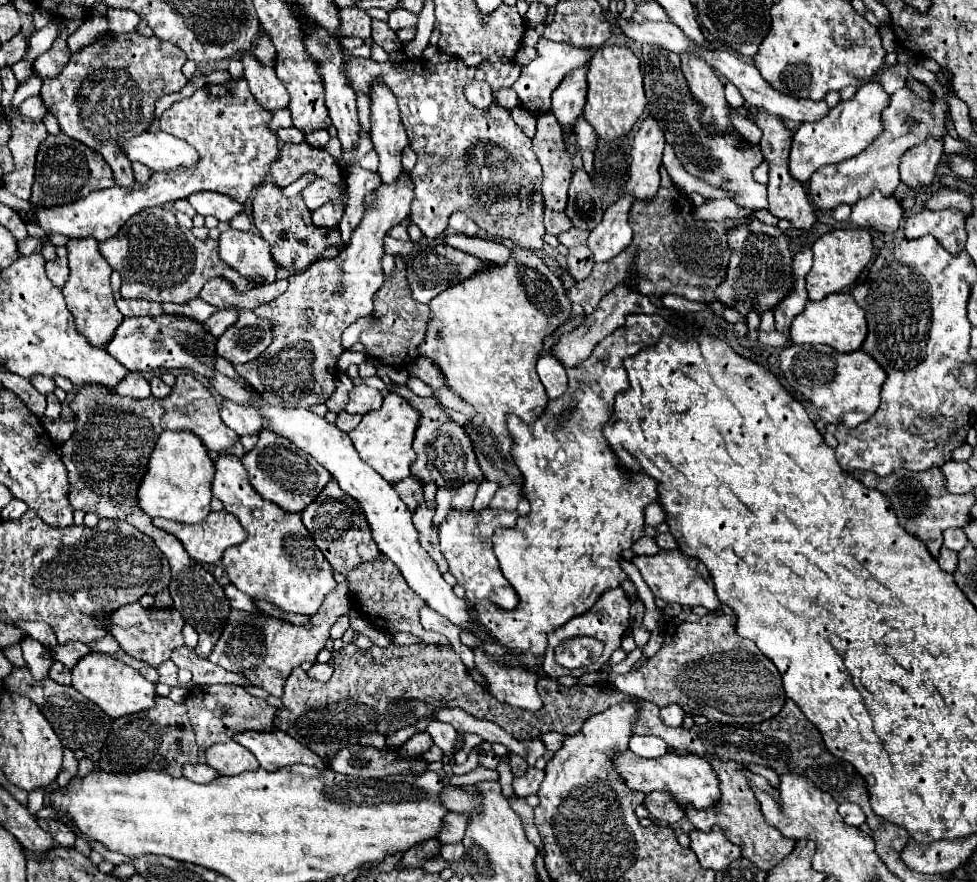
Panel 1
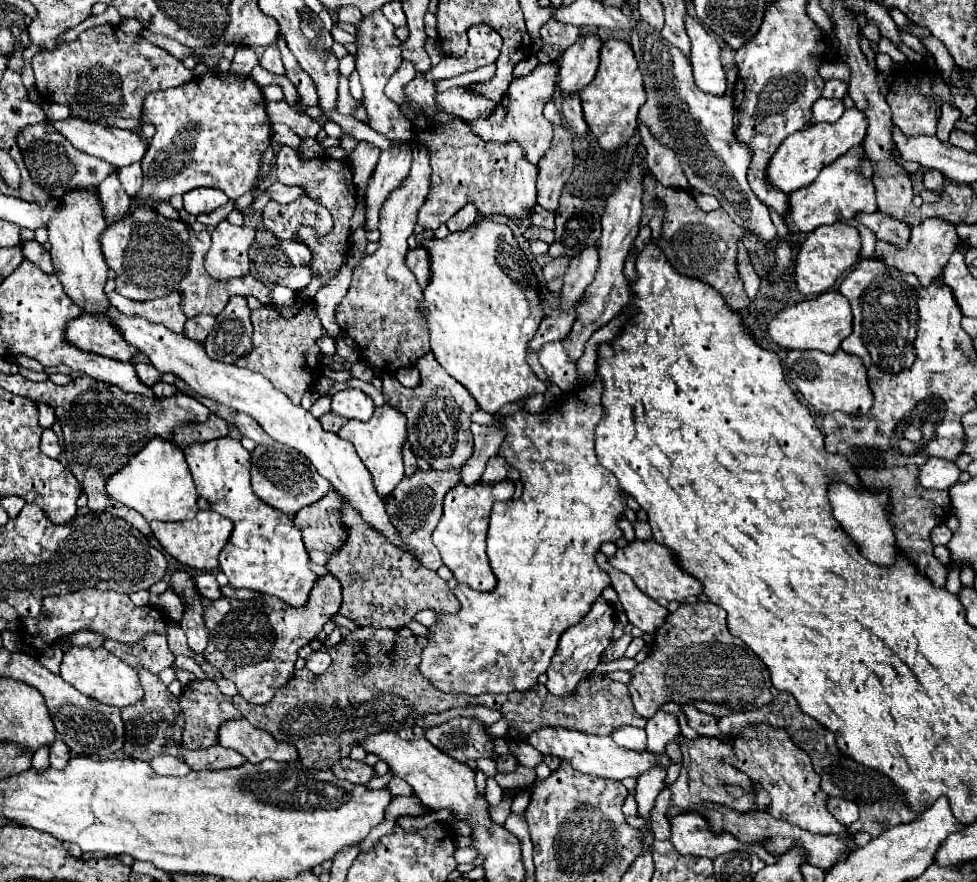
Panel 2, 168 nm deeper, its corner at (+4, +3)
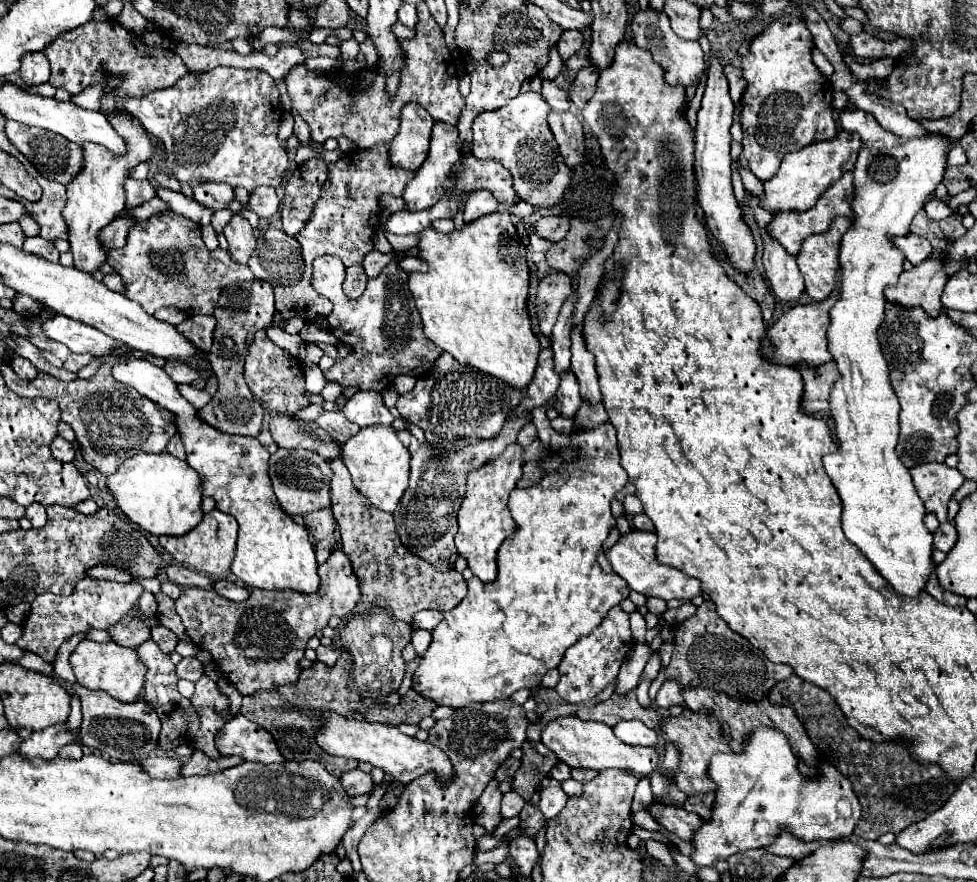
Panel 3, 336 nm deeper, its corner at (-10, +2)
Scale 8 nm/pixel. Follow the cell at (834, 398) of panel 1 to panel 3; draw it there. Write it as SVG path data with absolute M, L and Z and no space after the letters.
M828 361L824 365L806 365L800 363L798 371L804 377L804 397L802 397L802 407L808 413L818 413L824 411L828 413L830 409L830 391L840 377L836 363Z

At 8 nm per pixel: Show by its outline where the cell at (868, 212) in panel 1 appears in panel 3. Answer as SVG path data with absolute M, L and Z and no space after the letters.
M918 235L894 237L892 243L894 243L894 247L898 247L898 249L904 253L904 257L906 257L912 265L922 263L922 261L932 253L932 245L930 245L924 237L918 237Z

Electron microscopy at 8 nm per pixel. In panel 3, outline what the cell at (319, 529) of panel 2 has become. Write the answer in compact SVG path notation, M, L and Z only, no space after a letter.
M324 507L324 509L318 509L314 513L308 513L304 517L308 529L314 533L316 537L316 557L318 557L318 563L324 563L340 545L342 545L342 539L340 539L340 529L338 529L338 523L334 521L334 515L332 515L332 509L330 507Z

